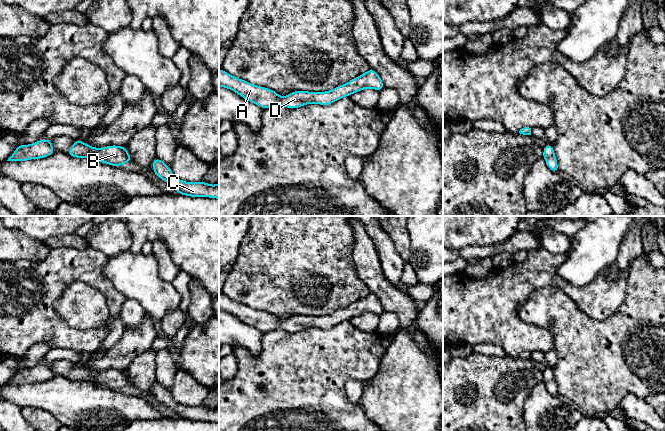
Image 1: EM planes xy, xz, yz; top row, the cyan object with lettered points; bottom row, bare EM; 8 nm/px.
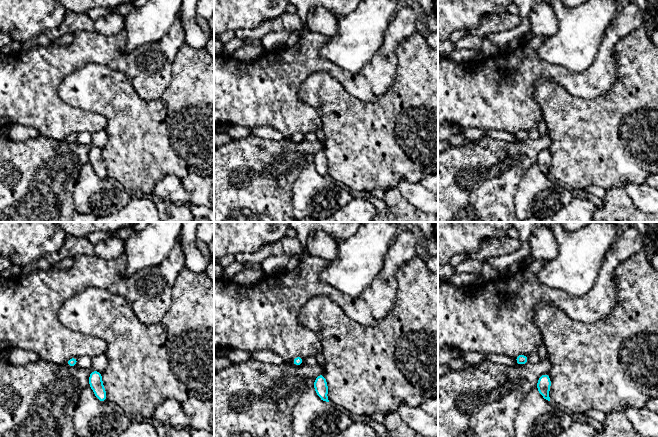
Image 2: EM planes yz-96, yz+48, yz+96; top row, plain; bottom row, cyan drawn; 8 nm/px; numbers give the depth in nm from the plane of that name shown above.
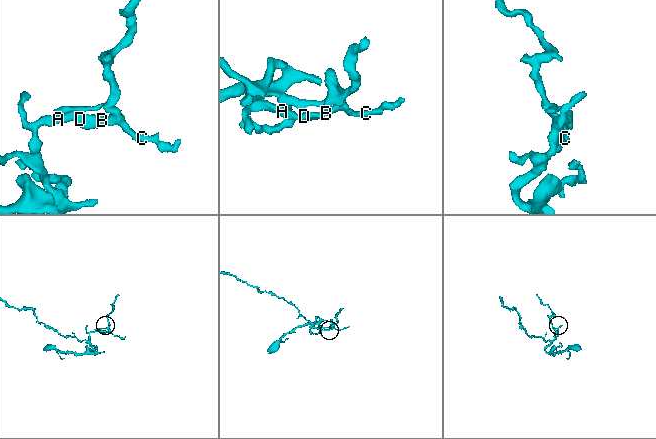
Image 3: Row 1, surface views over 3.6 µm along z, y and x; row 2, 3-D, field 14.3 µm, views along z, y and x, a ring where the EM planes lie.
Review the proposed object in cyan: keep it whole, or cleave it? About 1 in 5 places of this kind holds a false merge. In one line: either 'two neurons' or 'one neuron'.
one neuron

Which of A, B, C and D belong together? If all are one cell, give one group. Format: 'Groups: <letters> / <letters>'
Groups: A B C D

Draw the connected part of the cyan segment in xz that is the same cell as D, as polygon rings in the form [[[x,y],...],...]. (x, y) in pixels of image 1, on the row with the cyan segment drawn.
[[[371,68],[364,74],[353,78],[346,84],[337,86],[333,90],[316,93],[297,90],[285,97],[279,97],[276,91],[255,86],[245,80],[231,76],[222,69],[219,69],[219,86],[235,91],[239,96],[253,102],[262,109],[277,105],[294,109],[312,103],[327,106],[365,88],[372,88],[380,92],[385,87],[380,76]]]

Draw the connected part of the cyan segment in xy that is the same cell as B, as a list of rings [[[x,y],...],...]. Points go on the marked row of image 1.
[[[77,139],[72,147],[66,152],[69,156],[77,158],[90,158],[99,162],[104,162],[112,166],[119,167],[127,162],[133,162],[127,147],[116,145],[104,148],[93,148]]]

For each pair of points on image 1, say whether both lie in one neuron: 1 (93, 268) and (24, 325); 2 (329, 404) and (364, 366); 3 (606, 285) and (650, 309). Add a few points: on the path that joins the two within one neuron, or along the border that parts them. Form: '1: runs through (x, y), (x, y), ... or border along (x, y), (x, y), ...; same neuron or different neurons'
1: runs through (74, 268), (37, 306); same neuron
2: runs through (329, 392), (352, 368); same neuron
3: border along (628, 272), (625, 299), (611, 314); different neurons

